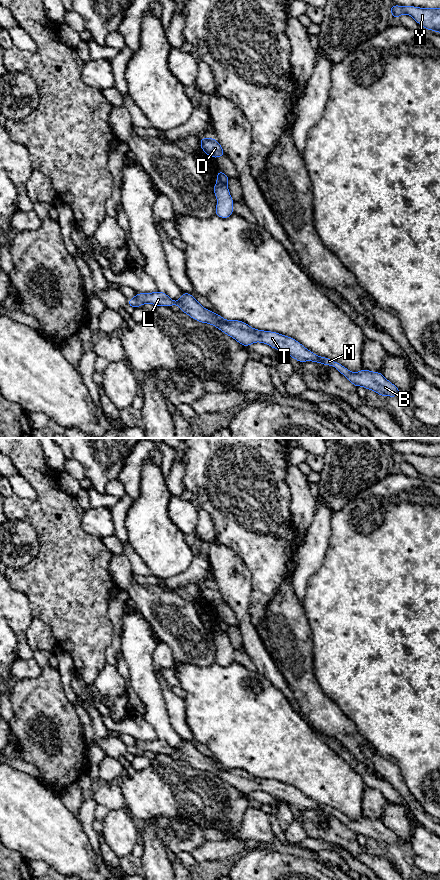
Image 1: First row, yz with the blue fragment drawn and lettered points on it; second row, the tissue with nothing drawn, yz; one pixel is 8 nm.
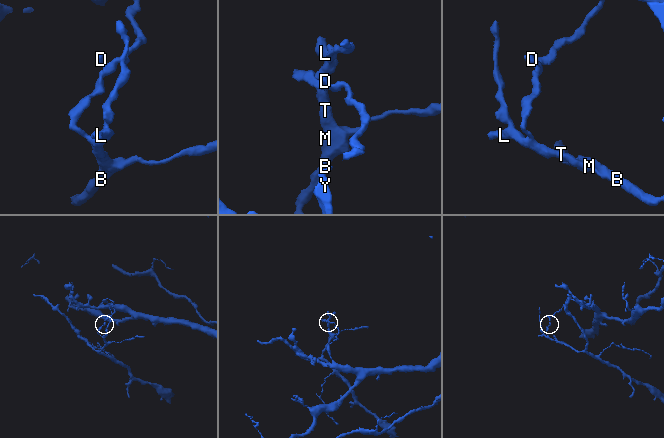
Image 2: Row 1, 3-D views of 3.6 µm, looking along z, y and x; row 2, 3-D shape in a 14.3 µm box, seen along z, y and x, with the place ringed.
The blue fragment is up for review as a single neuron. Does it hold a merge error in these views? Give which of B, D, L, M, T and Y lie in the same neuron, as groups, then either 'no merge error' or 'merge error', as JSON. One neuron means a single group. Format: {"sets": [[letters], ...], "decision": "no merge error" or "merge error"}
{"sets": [["B", "L", "M", "T"], ["D", "Y"]], "decision": "merge error"}

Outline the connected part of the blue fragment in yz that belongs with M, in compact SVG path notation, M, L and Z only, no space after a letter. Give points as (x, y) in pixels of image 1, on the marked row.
M160 291L137 293L135 297L128 300L128 306L132 308L141 307L146 303L165 307L177 305L182 312L189 315L192 319L215 326L244 347L248 347L256 342L264 343L273 349L286 353L300 363L312 361L326 366L333 366L355 387L362 386L367 390L375 391L383 397L397 397L401 395L401 391L392 382L387 380L381 372L373 372L365 368L359 372L351 372L336 361L314 354L292 337L273 331L254 329L240 320L226 320L219 314L204 308L190 293L182 292L181 298L178 301L172 300L165 292Z

